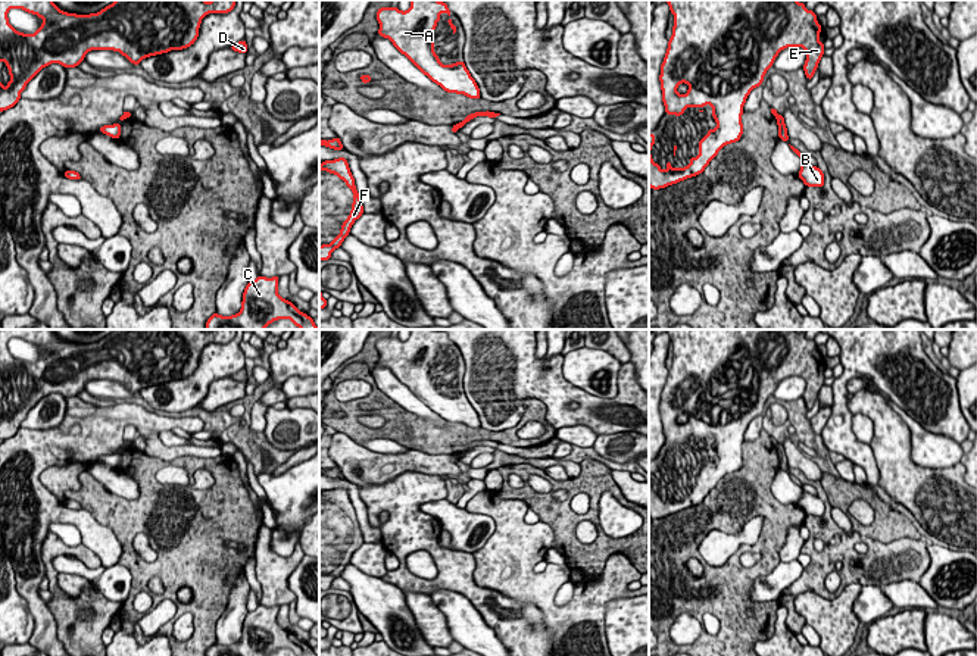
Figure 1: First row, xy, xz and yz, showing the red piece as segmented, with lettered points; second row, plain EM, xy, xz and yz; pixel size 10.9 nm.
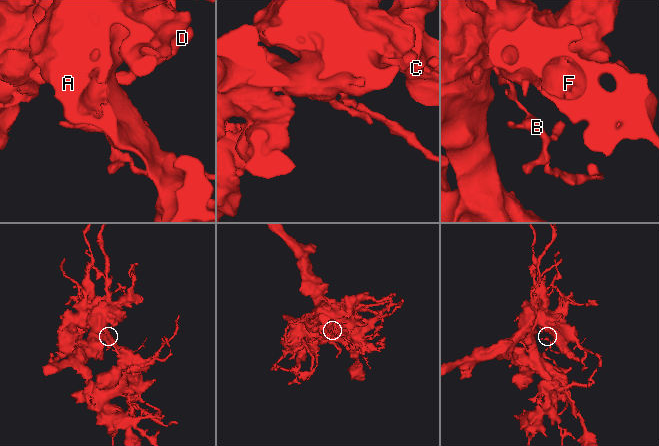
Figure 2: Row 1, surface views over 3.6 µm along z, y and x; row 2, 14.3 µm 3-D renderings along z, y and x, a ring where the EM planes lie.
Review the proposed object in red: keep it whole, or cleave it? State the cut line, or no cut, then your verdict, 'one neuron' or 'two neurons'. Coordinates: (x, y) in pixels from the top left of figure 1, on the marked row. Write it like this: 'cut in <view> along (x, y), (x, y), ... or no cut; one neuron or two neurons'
cut in xy along (124, 113), (128, 116); two neurons

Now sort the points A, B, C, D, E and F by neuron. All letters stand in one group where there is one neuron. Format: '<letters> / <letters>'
A C D E F / B

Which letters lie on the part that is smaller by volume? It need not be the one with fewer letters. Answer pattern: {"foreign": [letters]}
{"foreign": ["B"]}

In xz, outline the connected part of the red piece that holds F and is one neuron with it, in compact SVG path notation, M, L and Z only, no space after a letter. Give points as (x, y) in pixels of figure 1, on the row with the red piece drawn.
M338 157L334 160L324 160L322 163L319 163L319 169L337 175L340 179L343 179L346 182L346 185L353 193L352 210L350 210L350 215L347 216L347 219L341 224L340 234L330 244L319 246L319 260L330 260L331 253L335 249L341 247L341 243L350 234L350 228L355 224L355 221L362 216L363 206L362 206L359 193L355 185L355 178L350 172L346 157Z

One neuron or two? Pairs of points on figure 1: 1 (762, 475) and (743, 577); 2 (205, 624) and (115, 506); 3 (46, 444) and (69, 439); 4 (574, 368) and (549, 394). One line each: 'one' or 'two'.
1: one
2: one
3: one
4: two

